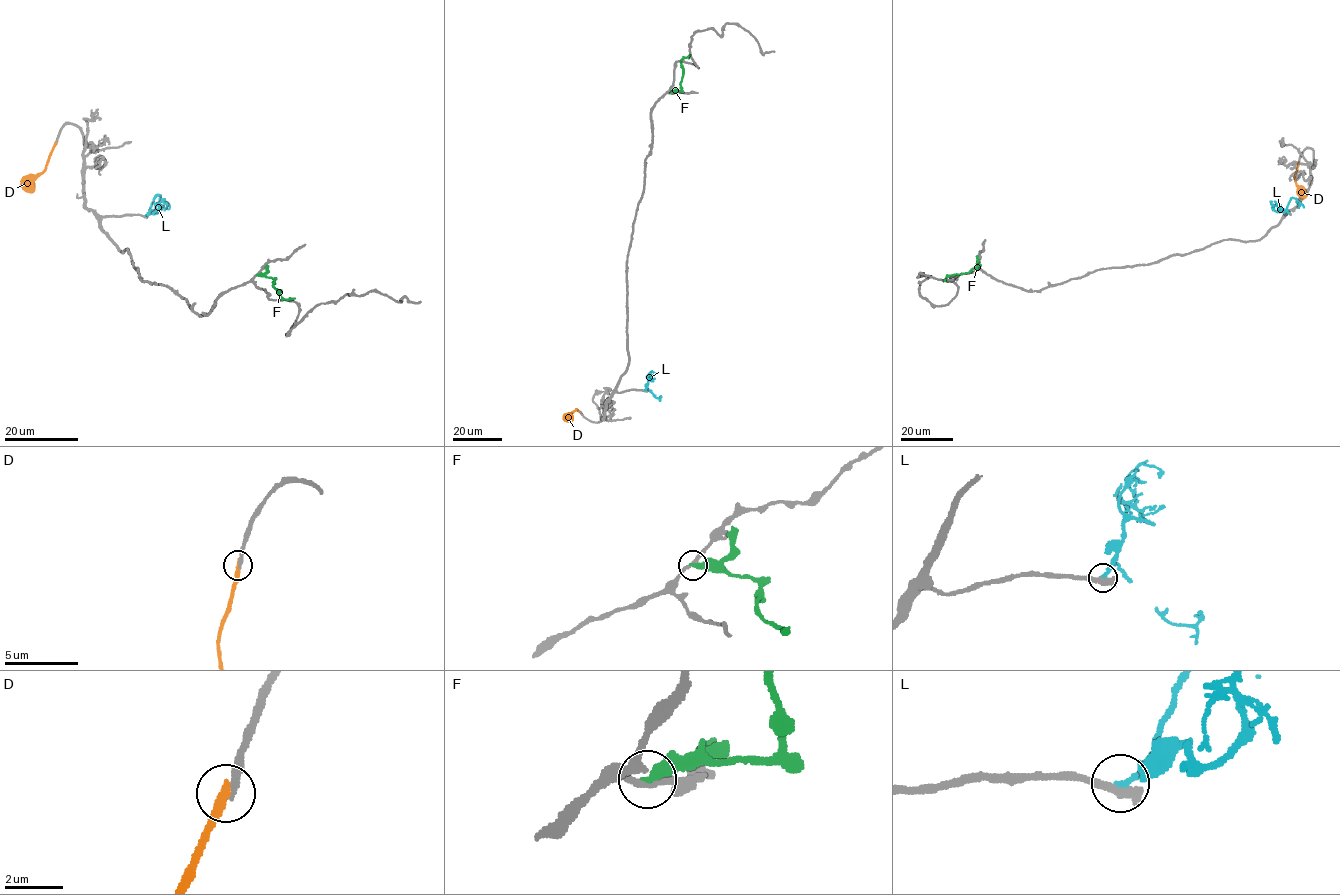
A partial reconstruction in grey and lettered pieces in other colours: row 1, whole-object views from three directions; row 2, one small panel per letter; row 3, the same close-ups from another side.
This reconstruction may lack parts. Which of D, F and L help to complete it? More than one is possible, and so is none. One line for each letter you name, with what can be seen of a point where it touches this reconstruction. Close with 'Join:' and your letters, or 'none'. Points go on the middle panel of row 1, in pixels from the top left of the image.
D: Touches grey at (579, 411)
Join: D

